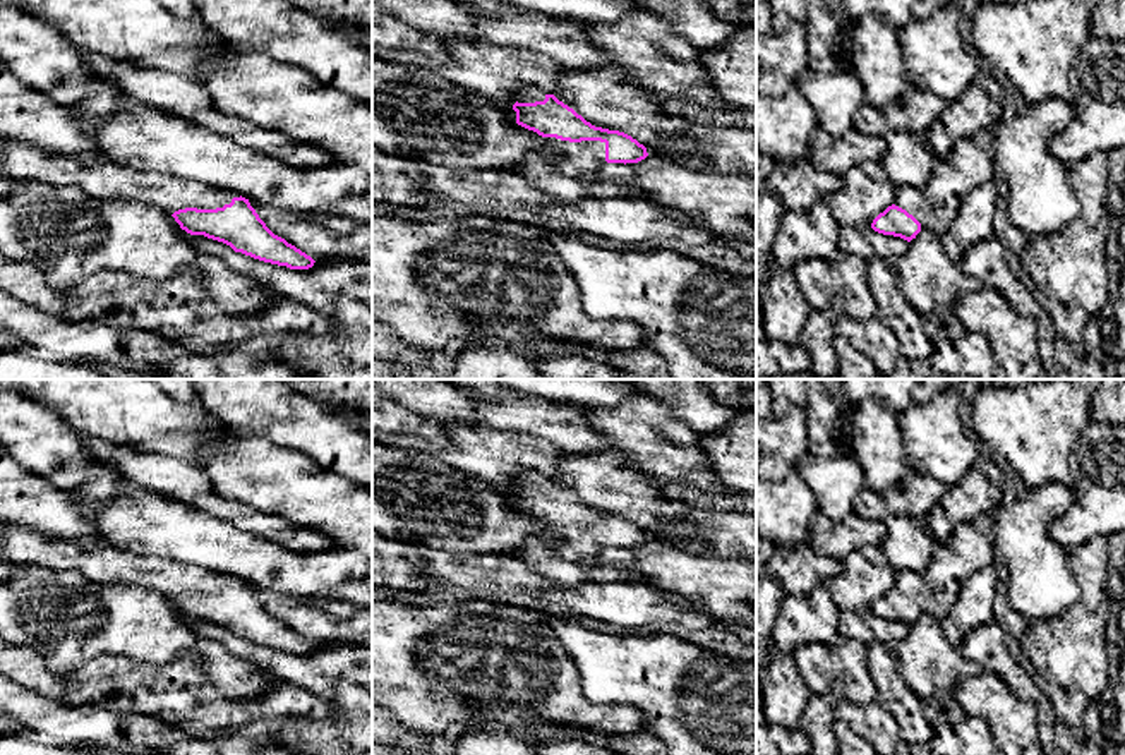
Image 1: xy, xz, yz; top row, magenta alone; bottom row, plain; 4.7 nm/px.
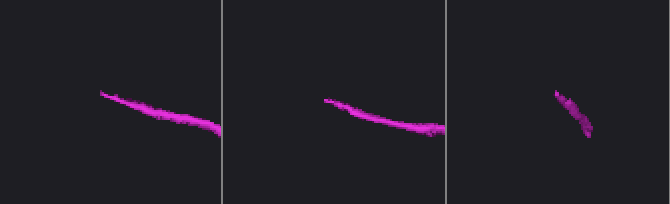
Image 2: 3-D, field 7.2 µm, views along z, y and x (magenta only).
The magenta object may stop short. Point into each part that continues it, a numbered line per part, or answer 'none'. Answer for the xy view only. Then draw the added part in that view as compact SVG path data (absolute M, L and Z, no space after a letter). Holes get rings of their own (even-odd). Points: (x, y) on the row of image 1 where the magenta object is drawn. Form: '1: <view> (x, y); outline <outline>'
1: xy (21, 162); outline M0 142L3 175L50 185L79 185L87 196L144 202L173 214L178 209L216 209L240 197L206 184L166 173L141 172L111 160L86 161L79 154L58 153L34 142Z

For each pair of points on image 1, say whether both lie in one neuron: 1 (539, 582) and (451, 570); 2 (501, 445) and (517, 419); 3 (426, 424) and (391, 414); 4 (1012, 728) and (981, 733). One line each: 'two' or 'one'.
1: one
2: two
3: one
4: two

